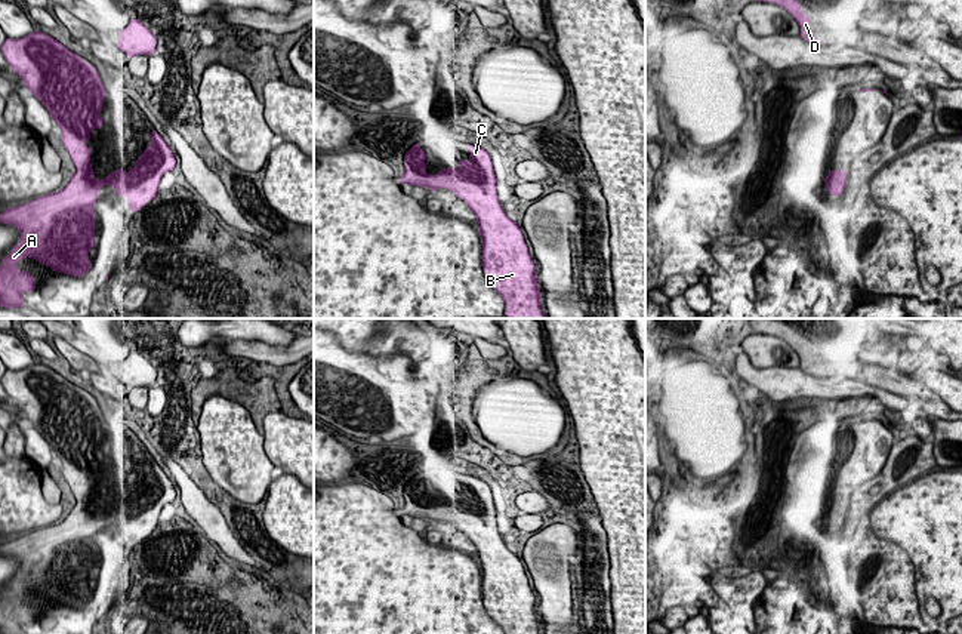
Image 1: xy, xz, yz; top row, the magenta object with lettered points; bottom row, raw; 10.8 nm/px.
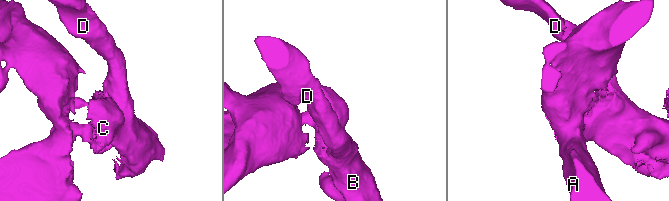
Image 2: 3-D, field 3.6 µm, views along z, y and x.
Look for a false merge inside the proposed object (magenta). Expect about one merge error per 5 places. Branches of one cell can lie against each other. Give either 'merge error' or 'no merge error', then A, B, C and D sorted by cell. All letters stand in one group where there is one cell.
no merge error; A B C D

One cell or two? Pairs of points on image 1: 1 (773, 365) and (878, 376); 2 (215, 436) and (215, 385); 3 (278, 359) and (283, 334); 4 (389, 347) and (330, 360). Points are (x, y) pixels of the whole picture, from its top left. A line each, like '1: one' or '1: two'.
1: two
2: two
3: two
4: two

